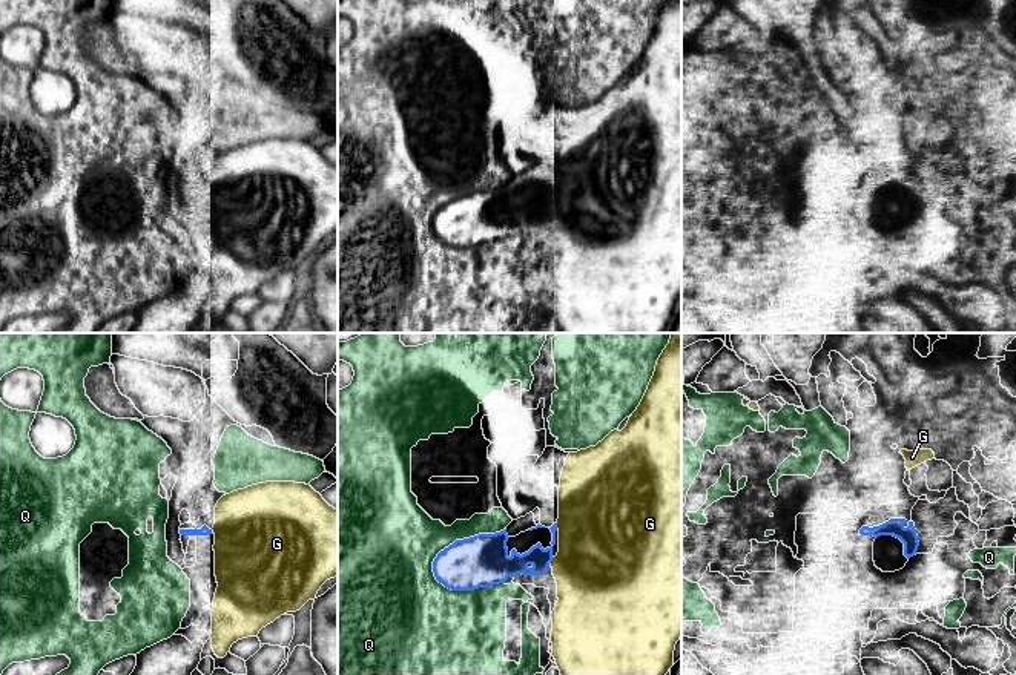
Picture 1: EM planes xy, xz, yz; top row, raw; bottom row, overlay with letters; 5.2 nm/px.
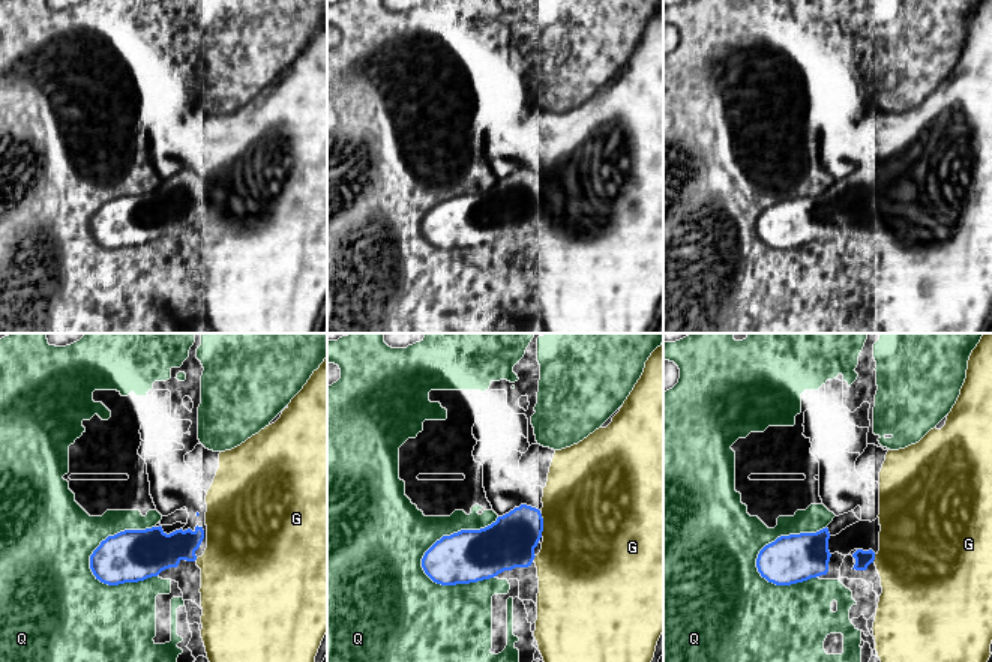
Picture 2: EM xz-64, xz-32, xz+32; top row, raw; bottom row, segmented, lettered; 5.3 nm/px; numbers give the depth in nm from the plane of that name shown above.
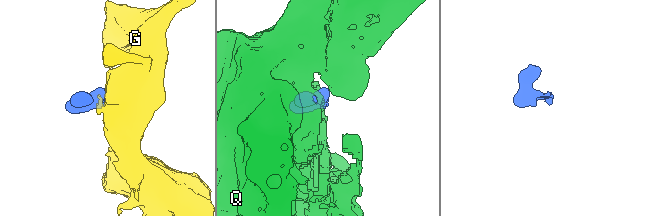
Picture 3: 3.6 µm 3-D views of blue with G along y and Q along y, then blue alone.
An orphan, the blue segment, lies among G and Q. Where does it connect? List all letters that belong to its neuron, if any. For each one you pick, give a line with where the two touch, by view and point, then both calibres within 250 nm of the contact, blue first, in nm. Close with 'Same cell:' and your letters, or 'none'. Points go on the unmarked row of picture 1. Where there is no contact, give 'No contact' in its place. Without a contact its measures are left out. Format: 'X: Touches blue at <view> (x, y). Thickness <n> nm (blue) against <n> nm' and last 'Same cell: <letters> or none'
G: Touches blue at xz (556, 183). Thickness 110 nm (blue) against 480 nm
Same cell: G

